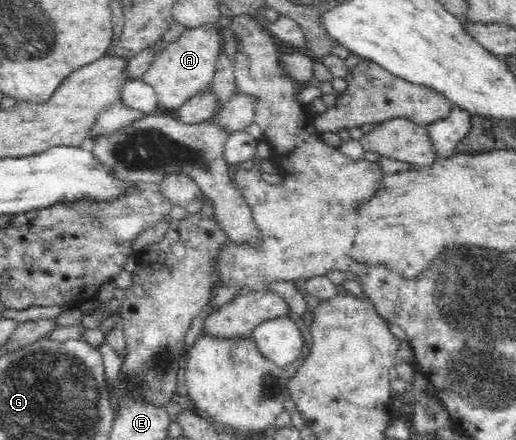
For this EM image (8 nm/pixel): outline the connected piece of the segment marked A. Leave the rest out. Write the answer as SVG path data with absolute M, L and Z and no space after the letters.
M203 24L199 27L185 28L178 37L166 41L150 61L150 66L142 76L142 81L156 91L160 109L176 111L192 95L212 86L217 65L217 58L222 48L223 38L220 26Z

